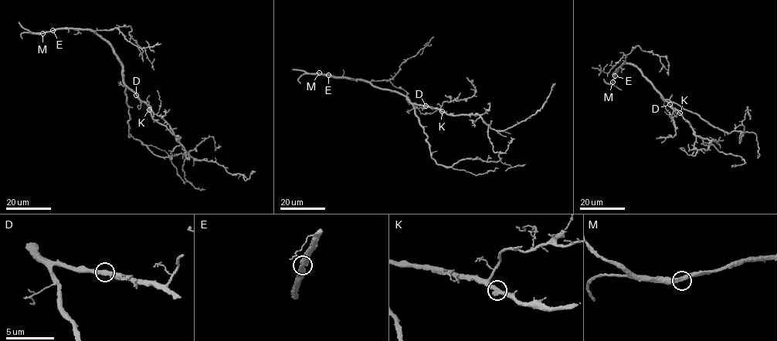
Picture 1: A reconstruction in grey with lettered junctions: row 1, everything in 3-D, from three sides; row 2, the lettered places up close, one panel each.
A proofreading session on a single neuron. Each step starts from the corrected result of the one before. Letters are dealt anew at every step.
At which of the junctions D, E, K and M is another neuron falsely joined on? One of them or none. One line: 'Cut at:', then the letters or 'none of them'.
Cut at: none of them

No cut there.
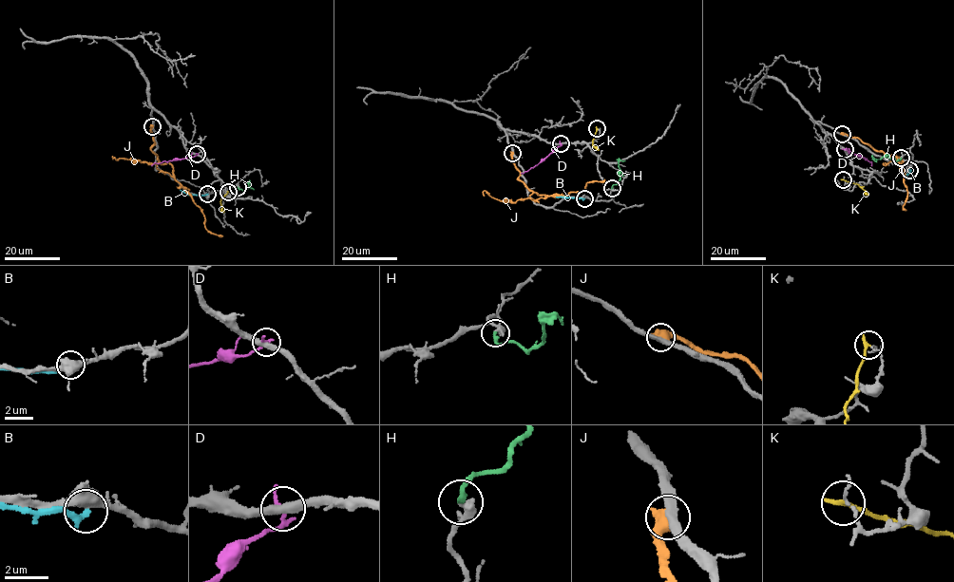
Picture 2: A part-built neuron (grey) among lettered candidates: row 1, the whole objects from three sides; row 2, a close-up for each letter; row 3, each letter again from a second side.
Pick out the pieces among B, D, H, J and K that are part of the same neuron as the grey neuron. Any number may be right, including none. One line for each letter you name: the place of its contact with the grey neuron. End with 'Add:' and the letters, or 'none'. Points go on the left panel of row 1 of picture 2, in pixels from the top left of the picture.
H: contact (238, 187)
Add: H

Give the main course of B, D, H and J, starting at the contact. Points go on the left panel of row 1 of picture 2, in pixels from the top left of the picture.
B: (207, 194), (186, 195), (180, 190)
D: (197, 154), (152, 166)
H: (238, 187), (244, 191), (248, 184), (254, 189)
J: (152, 126), (155, 142), (151, 149), (161, 163), (171, 165), (175, 179), (200, 208), (206, 229), (222, 236)

